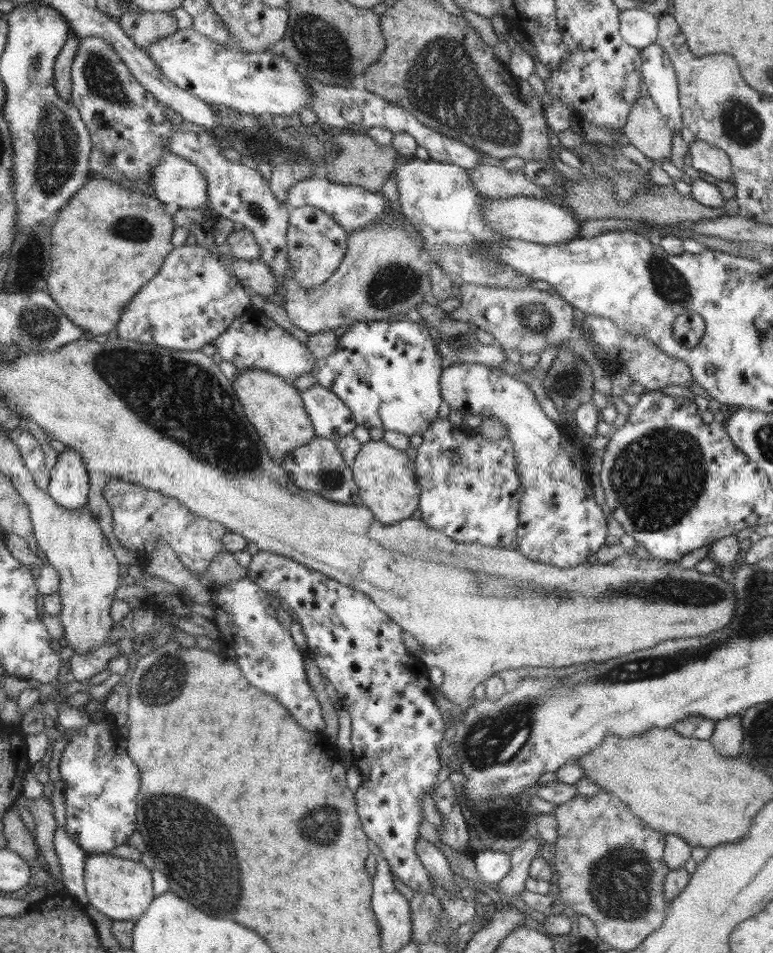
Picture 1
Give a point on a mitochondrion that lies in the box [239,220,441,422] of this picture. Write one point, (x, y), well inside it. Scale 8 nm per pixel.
(394, 284)

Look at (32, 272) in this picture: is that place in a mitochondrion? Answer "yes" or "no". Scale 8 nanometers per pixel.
no

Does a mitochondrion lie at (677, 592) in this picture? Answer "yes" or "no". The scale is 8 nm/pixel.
yes

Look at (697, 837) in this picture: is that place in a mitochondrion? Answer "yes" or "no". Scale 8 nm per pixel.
no

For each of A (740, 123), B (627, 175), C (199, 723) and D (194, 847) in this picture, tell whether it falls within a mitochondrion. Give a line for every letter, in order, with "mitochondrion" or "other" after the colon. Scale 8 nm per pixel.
A: mitochondrion
B: mitochondrion
C: other
D: mitochondrion

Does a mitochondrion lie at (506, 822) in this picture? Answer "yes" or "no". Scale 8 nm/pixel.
yes

